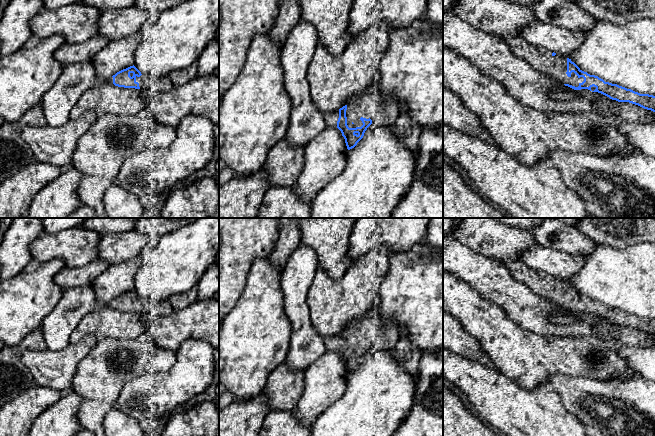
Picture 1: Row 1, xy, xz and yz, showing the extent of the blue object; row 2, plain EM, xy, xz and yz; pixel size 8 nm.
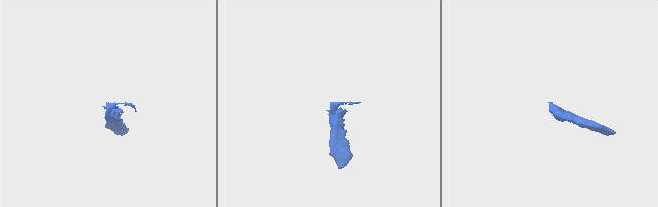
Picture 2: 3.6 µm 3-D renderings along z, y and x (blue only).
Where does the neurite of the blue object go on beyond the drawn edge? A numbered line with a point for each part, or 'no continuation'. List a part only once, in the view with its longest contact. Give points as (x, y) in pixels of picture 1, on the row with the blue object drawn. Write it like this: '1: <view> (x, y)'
1: yz (555, 67)

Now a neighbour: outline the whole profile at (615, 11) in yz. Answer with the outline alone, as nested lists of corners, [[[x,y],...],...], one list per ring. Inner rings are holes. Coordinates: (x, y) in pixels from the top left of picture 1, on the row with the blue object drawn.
[[[577,0],[576,3],[599,21],[625,24],[655,18],[655,0]]]

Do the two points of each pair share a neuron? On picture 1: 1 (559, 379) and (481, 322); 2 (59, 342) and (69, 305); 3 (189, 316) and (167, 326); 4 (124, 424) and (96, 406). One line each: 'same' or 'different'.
1: different
2: same
3: same
4: different

